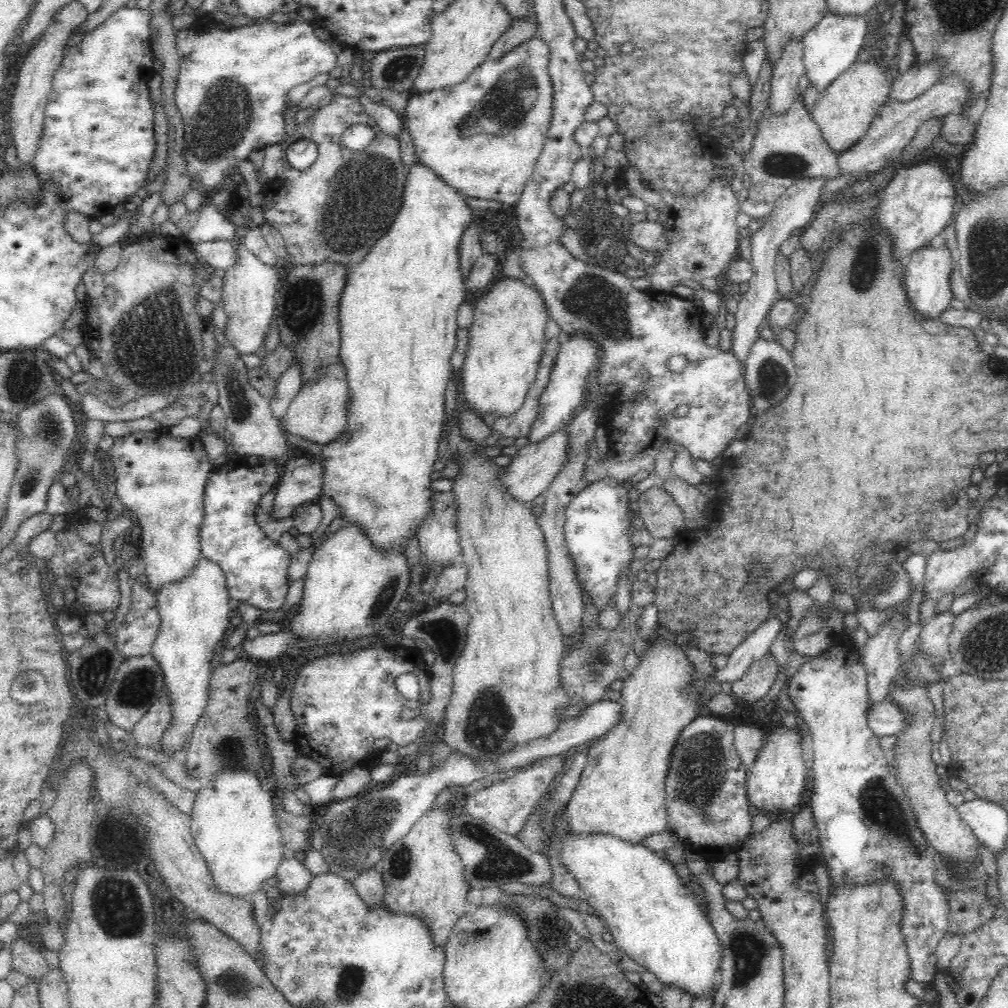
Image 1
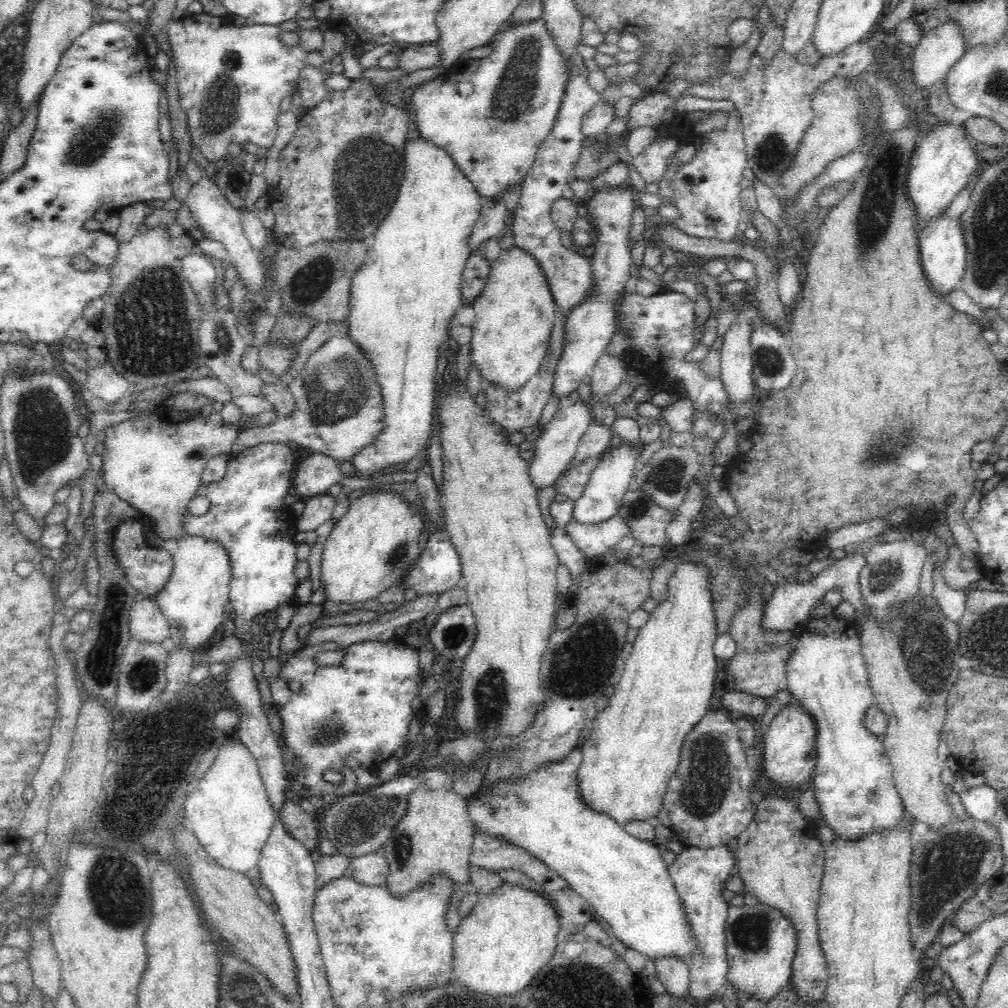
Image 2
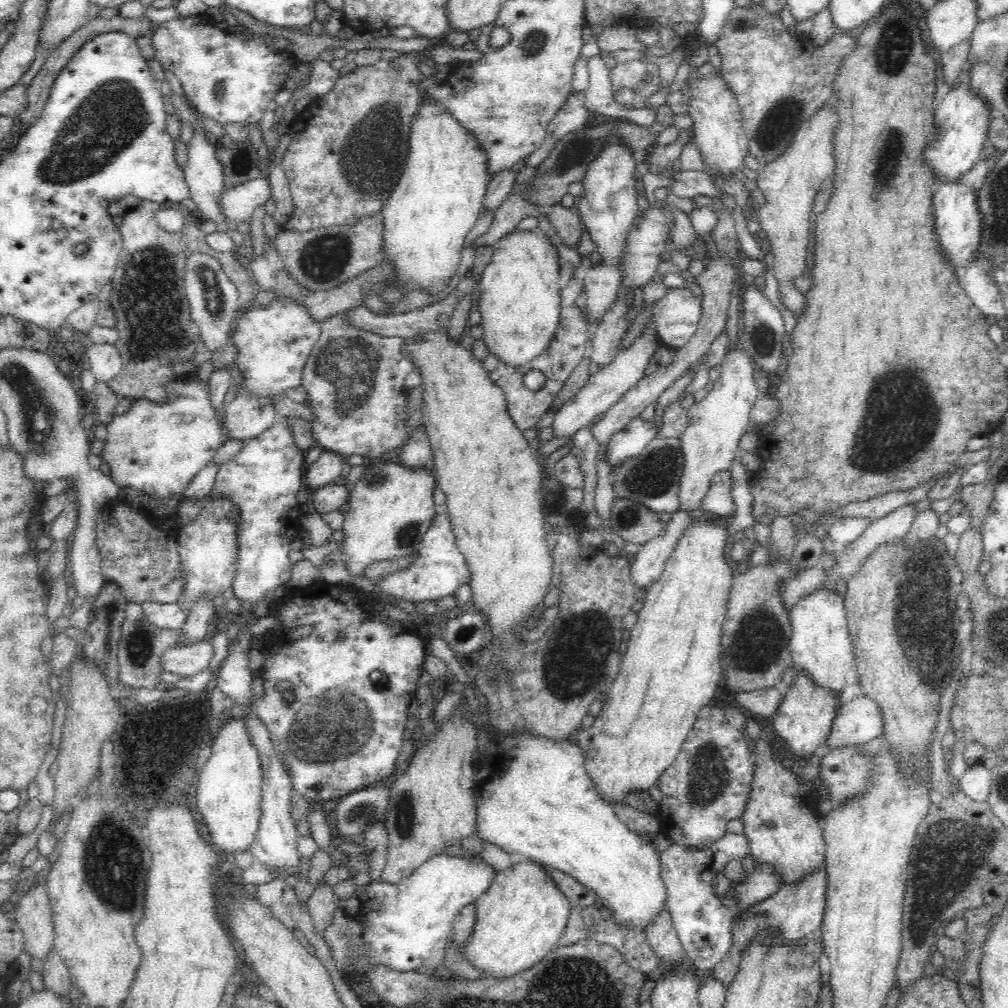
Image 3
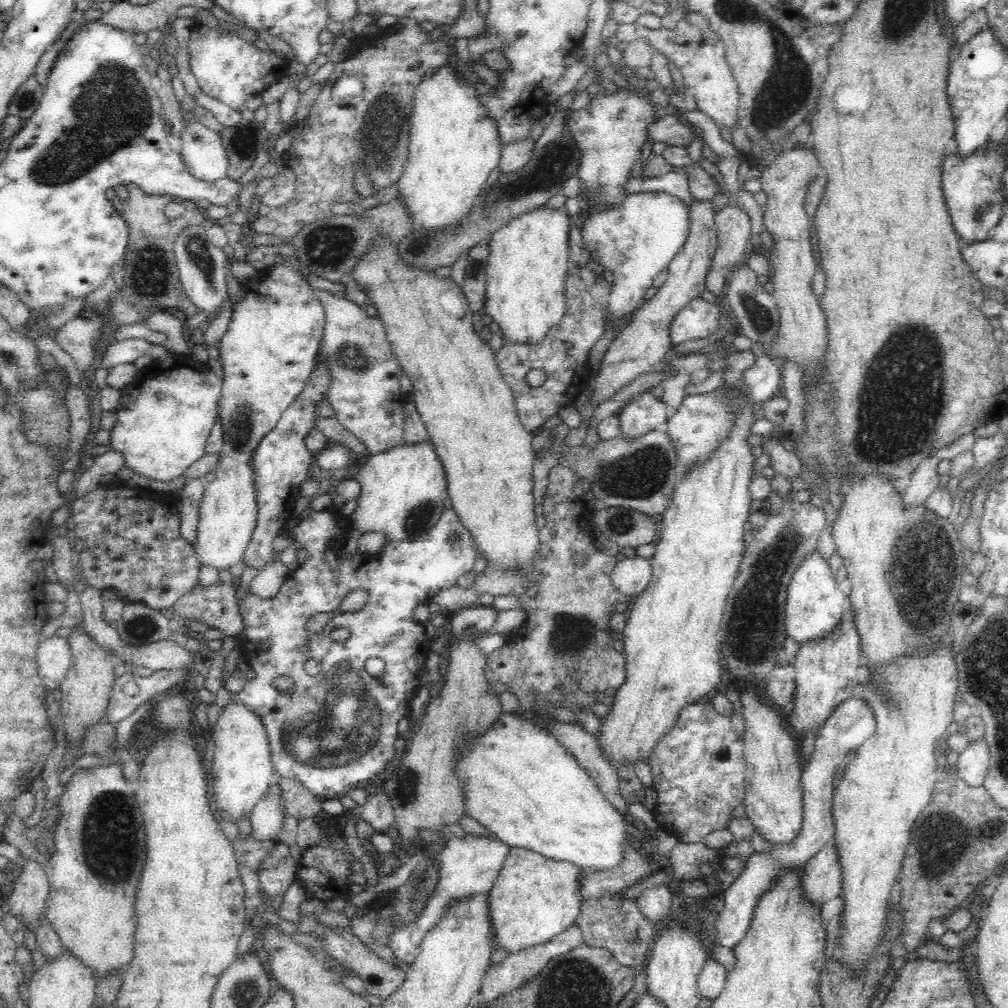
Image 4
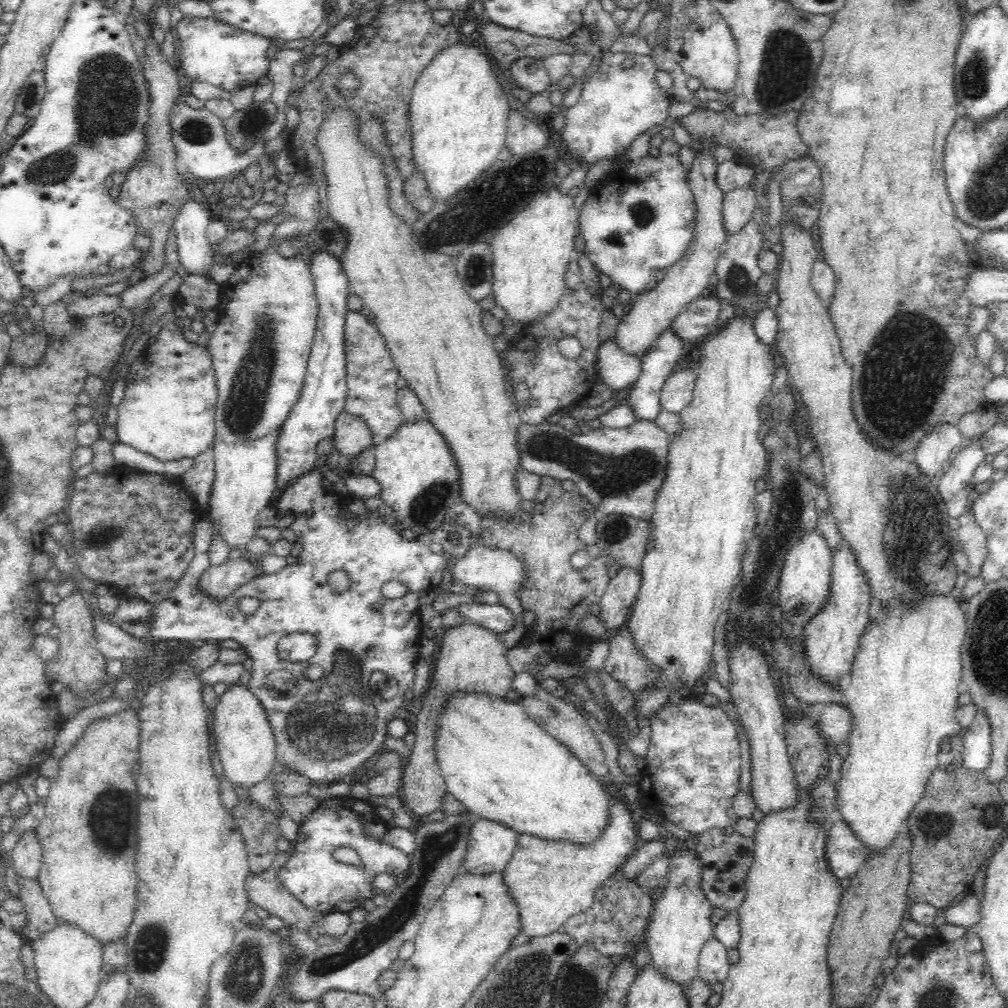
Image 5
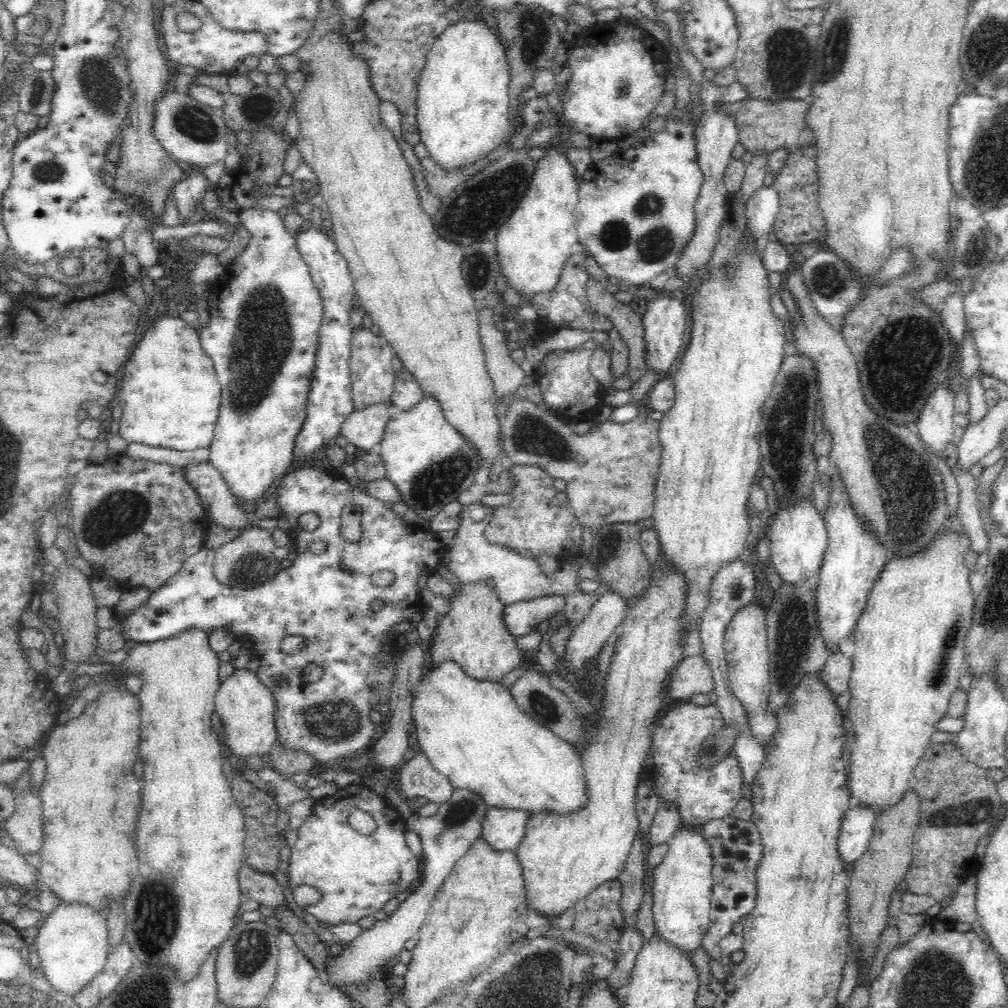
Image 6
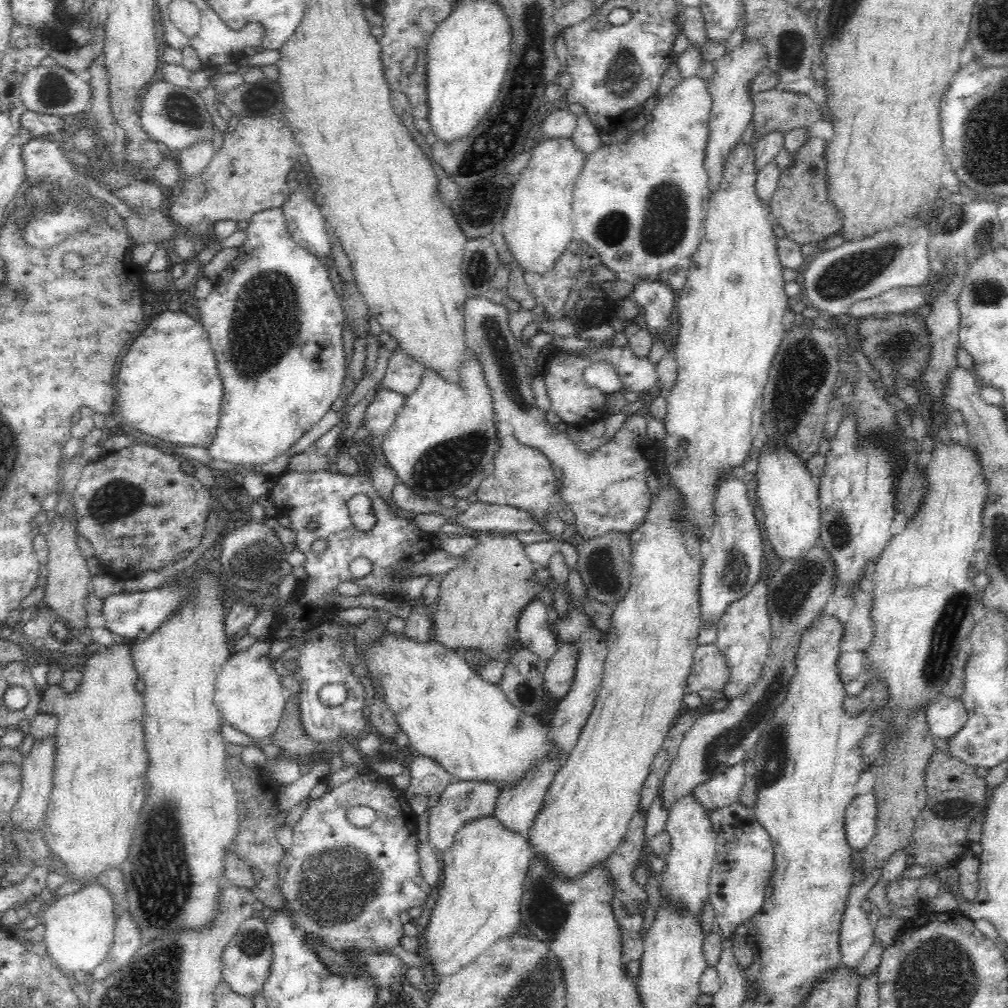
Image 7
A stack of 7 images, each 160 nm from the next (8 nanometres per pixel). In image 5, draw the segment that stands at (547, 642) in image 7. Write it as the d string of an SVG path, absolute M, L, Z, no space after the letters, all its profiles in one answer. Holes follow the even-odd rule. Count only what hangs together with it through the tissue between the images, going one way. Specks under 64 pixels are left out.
M470 602L457 607L466 621L476 623L495 633L506 632L514 626L514 616L509 608L500 604L480 604Z

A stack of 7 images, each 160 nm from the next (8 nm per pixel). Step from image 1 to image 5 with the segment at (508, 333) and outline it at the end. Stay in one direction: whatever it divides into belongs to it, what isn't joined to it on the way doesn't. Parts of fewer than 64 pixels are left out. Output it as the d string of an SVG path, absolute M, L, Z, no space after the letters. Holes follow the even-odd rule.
M556 187L542 191L507 223L501 224L490 240L493 298L514 323L537 321L552 313L560 302L569 264L576 258L574 240L579 213L572 199Z

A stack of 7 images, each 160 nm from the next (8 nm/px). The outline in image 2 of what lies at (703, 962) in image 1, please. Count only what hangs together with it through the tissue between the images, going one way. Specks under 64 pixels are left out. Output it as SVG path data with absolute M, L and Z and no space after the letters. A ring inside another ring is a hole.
M576 748L564 760L550 763L521 779L500 781L485 797L469 797L470 820L478 830L525 848L566 879L576 894L594 907L596 917L608 922L623 946L653 962L680 958L689 963L694 953L700 952L700 945L688 922L683 900L669 875L668 865L662 860L663 849L654 842L630 835L610 815L588 809L580 801L577 770L582 759L582 751Z

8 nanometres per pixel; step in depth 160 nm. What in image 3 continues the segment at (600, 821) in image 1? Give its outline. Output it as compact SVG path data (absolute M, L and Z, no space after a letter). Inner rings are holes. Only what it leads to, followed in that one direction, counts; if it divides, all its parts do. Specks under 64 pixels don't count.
M729 470L718 472L712 478L712 486L706 494L705 500L700 503L700 509L697 513L693 513L694 522L692 526L682 534L676 548L666 561L664 572L660 575L657 582L654 582L648 587L648 592L644 593L644 605L642 609L637 612L637 621L631 628L630 639L628 641L628 648L621 660L620 672L616 680L610 686L610 690L603 698L603 708L600 713L595 717L595 721L591 728L588 730L581 730L580 728L575 733L577 745L582 749L584 768L590 781L594 783L594 788L598 791L598 795L606 801L606 803L626 803L626 797L630 793L643 793L649 792L650 789L656 786L661 774L676 760L677 754L680 752L684 741L688 737L690 730L693 730L693 724L697 721L698 713L703 706L710 705L714 699L714 692L718 690L720 684L720 677L724 676L723 664L721 659L721 636L722 627L725 621L725 614L727 611L727 599L733 584L734 571L724 560L724 542L726 542L727 529L722 526L722 518L728 520L730 516L737 510L730 489L732 488L732 480L730 478Z

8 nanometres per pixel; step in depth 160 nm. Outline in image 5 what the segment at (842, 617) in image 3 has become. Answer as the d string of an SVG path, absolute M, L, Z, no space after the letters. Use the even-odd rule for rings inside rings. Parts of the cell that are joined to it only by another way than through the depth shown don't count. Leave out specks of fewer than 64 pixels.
M819 529L806 532L806 536L788 551L782 570L779 598L780 608L786 622L802 628L810 619L813 619L830 602L831 568L833 552L830 551L828 544L824 540Z

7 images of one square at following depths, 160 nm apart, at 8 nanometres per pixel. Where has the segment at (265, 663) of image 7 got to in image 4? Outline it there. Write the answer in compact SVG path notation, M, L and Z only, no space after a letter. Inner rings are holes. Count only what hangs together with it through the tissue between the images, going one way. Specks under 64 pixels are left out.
M230 701L225 708L220 710L215 726L216 754L214 754L211 762L210 774L206 774L207 778L210 779L210 782L208 782L210 804L216 814L216 820L225 820L237 824L243 819L250 818L255 804L264 796L270 782L273 782L276 777L270 745L260 717L250 712L250 709L246 709L246 706L242 703Z

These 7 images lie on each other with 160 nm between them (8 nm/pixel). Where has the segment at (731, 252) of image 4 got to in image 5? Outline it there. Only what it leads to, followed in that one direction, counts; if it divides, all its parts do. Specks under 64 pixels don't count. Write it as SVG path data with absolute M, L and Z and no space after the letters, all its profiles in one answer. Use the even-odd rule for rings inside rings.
M750 185L726 194L722 204L722 225L726 236L739 233L751 221L755 211L756 197Z

